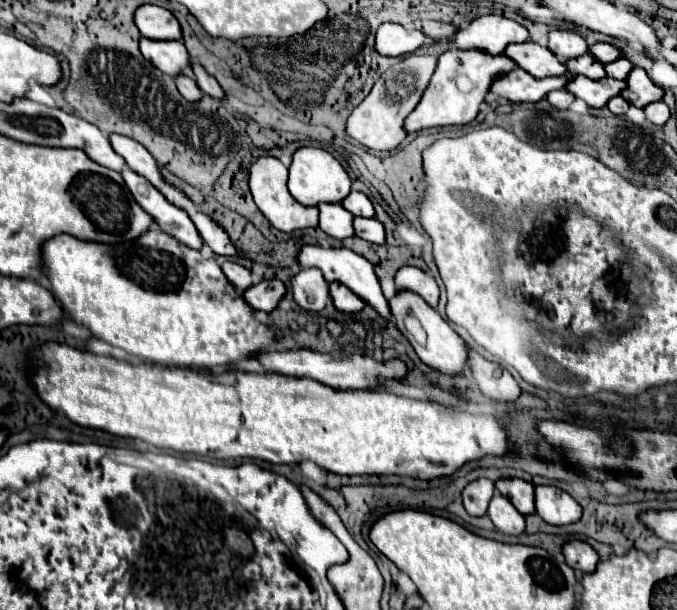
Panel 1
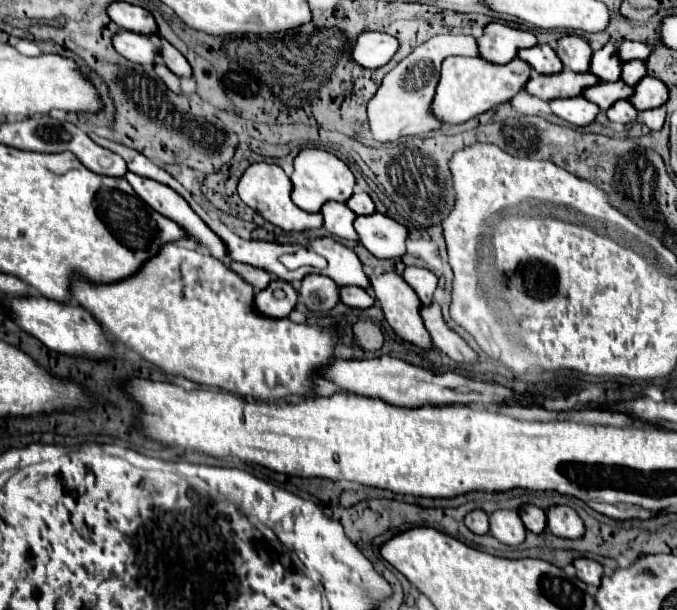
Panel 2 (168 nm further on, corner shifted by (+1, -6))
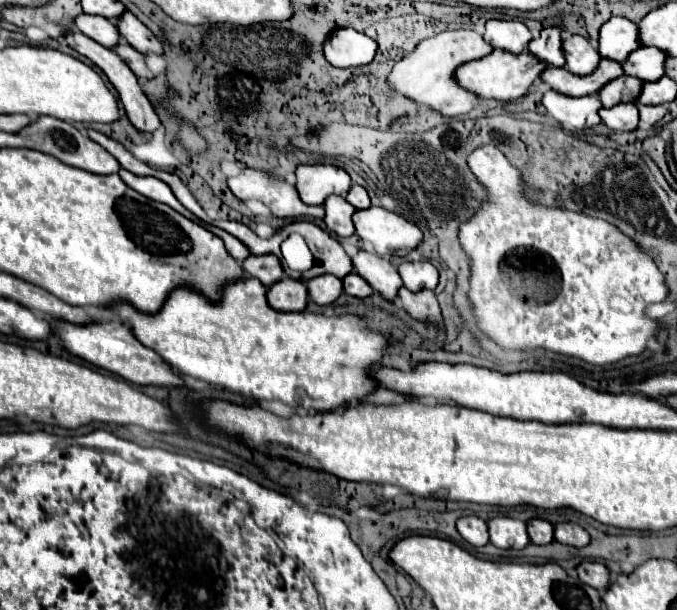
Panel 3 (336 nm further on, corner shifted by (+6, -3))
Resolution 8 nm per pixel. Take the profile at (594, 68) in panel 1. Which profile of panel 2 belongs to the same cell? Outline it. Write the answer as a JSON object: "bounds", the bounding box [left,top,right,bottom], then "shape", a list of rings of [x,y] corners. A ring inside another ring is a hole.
{"bounds":[590,44,622,82],"shape":[[[606,44],[598,52],[594,52],[590,72],[596,74],[602,82],[616,82],[616,80],[620,80],[622,60],[618,58],[616,44]]]}

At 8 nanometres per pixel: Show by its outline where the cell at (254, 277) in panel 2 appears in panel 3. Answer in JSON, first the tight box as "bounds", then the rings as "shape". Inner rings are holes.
{"bounds":[243,255,285,287],"shape":[[[251,255],[251,257],[247,257],[247,261],[243,261],[243,271],[245,271],[245,275],[259,279],[265,287],[269,287],[275,281],[285,277],[281,263],[275,255],[259,255],[259,257]]]}

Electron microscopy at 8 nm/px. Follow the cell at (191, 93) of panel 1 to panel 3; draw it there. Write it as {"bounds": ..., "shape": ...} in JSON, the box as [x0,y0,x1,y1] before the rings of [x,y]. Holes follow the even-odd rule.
{"bounds":[115,41,155,79],"shape":[[[125,41],[119,43],[119,45],[115,47],[115,51],[119,53],[119,57],[129,65],[129,69],[131,69],[137,77],[143,77],[143,79],[153,79],[153,77],[155,77],[155,75],[151,73],[151,69],[147,67],[147,63],[145,63],[145,55],[139,53],[137,49],[133,49],[131,45],[127,45]]]}

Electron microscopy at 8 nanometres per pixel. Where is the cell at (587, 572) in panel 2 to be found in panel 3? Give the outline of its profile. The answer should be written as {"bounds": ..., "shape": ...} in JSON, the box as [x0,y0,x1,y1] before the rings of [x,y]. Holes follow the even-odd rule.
{"bounds":[577,561,609,591],"shape":[[[583,561],[577,567],[577,575],[579,575],[581,583],[587,583],[587,585],[595,587],[597,591],[603,591],[609,585],[607,567],[603,563],[597,563],[597,561]]]}

